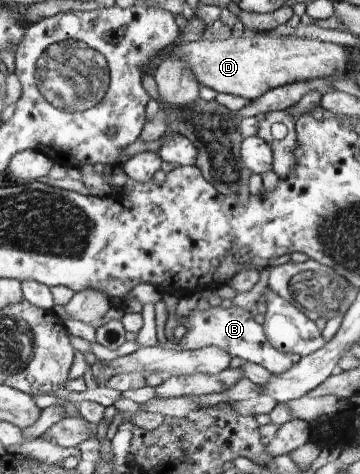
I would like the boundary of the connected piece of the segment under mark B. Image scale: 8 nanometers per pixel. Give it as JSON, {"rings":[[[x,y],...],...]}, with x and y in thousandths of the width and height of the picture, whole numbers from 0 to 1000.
{"rings":[[[611,641],[556,654],[547,648],[522,665],[506,665],[500,679],[517,675],[506,711],[492,719],[494,730],[517,738],[558,736],[581,730],[603,730],[631,738],[650,753],[664,751],[694,766],[711,766],[744,778],[756,789],[778,791],[817,772],[833,757],[819,743],[786,745],[761,734],[739,713],[731,686],[711,681],[706,669],[686,652],[661,643],[622,650]]]}

